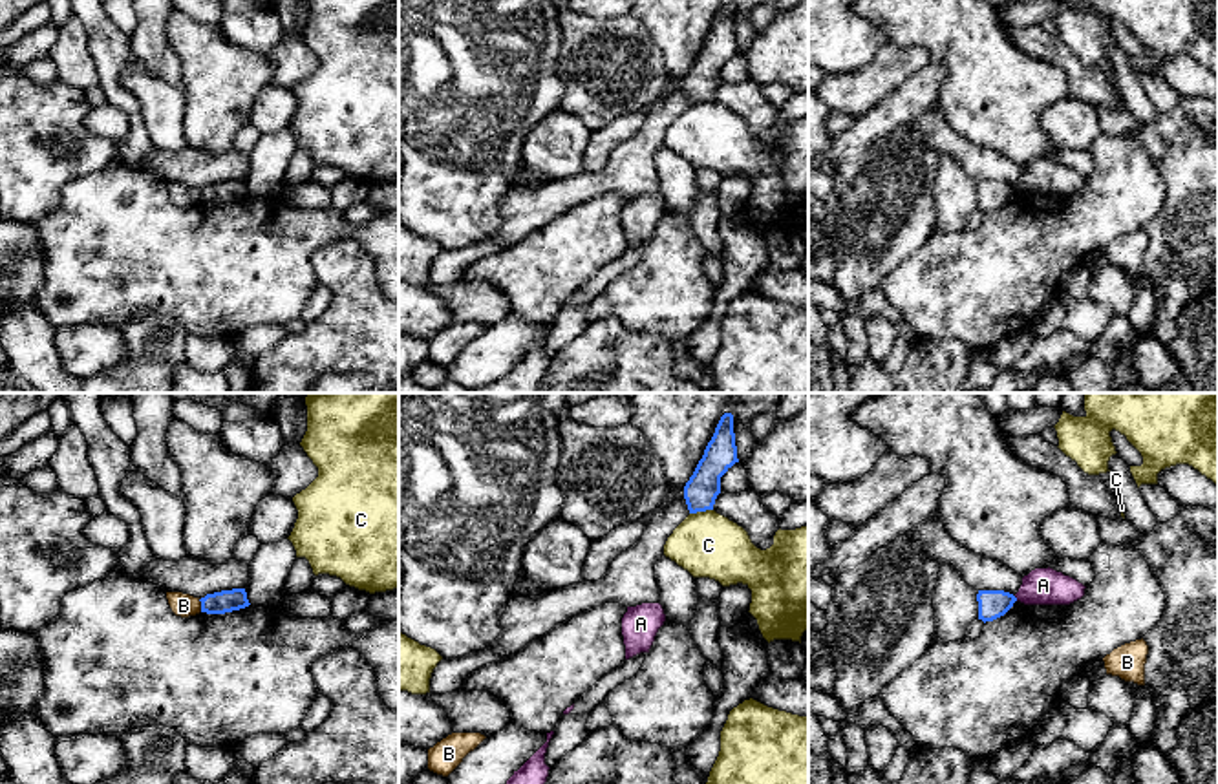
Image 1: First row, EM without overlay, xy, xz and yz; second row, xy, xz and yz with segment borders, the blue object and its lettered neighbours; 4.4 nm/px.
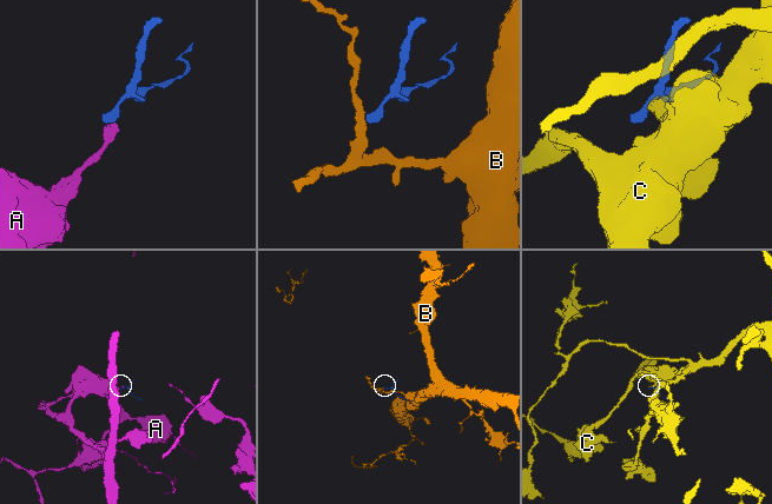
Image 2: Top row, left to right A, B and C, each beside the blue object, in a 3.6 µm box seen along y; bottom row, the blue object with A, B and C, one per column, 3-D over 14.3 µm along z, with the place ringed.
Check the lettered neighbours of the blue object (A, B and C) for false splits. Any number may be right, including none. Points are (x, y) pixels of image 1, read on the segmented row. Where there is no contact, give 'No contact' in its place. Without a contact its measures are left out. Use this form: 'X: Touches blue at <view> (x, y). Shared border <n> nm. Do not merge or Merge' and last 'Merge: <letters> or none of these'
A: Touches blue at yz (1015, 598). Shared border 30 nm. Do not merge
B: Touches blue at xy (202, 605). Shared border 60 nm. Do not merge
C: Touches blue at xz (701, 510). Shared border 110 nm. Do not merge
Merge: none of these

